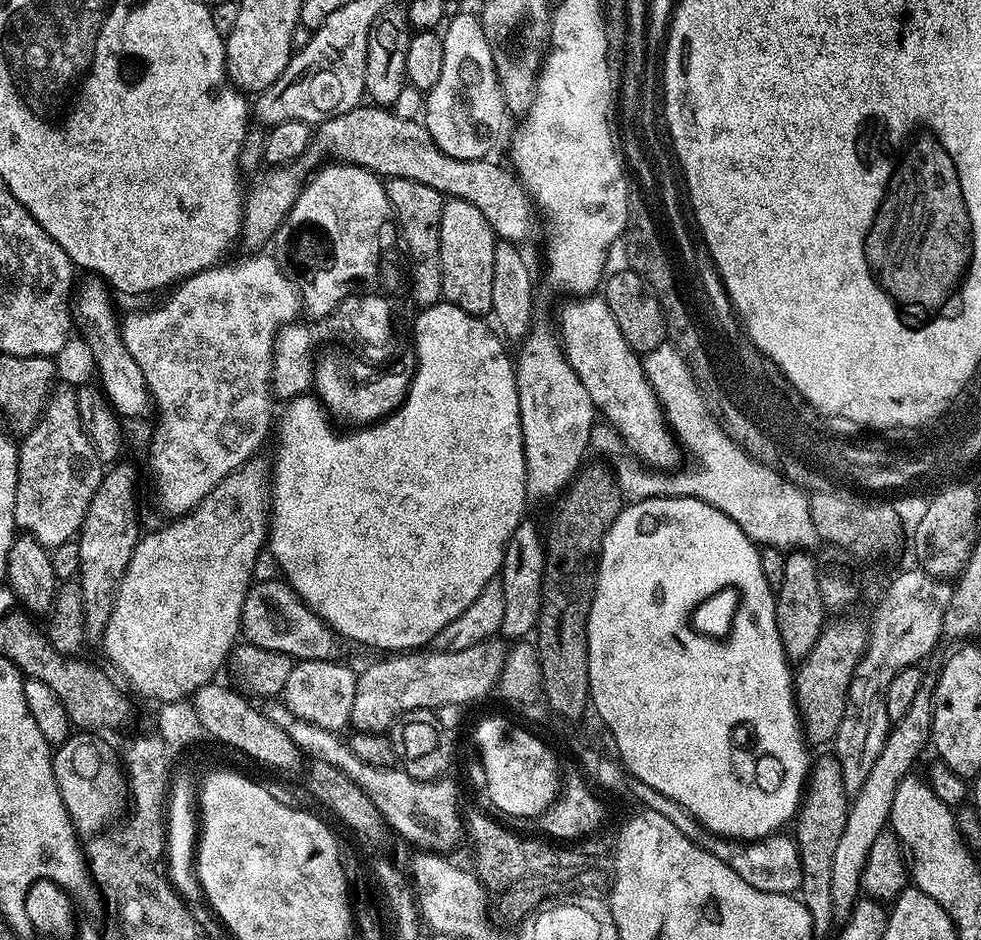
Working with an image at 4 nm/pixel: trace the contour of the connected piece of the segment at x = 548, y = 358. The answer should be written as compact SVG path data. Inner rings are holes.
M539 328L524 337L519 345L520 360L518 356L514 364L520 403L520 425L524 435L524 457L528 467L528 494L533 501L540 500L543 496L559 497L573 483L574 477L581 471L580 463L584 460L584 451L589 451L592 430L598 420L598 412L590 394L570 366L561 341L553 333L552 337L546 329Z

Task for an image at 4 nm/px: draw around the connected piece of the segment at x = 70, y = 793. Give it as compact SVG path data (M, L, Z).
M69 738L65 744L55 749L52 769L71 827L75 831L77 828L84 838L105 831L106 825L117 819L115 816L119 814L119 808L123 804L125 807L126 776L118 763L117 753L112 753L112 748L106 741L80 740L75 744L75 739Z

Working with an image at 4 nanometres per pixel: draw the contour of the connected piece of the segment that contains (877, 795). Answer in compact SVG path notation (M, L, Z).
M926 682L918 690L918 694L914 694L910 710L906 710L906 714L902 714L902 718L891 725L885 744L878 758L875 758L870 774L866 775L864 784L848 805L848 817L838 838L838 845L834 848L832 865L831 906L835 917L847 917L857 900L861 899L860 879L866 866L866 854L870 852L870 846L874 846L874 838L878 838L878 834L889 827L892 819L892 803L898 786L915 769L912 767L915 766L916 759L923 754L924 747L926 749L929 747L934 722L933 691L933 685Z

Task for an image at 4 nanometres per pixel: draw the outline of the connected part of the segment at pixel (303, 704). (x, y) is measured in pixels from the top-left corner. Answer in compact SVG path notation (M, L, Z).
M335 659L301 660L293 663L290 682L286 682L282 700L299 720L322 726L322 730L339 733L340 728L346 727L352 720L357 673L351 672L344 664L336 663Z

